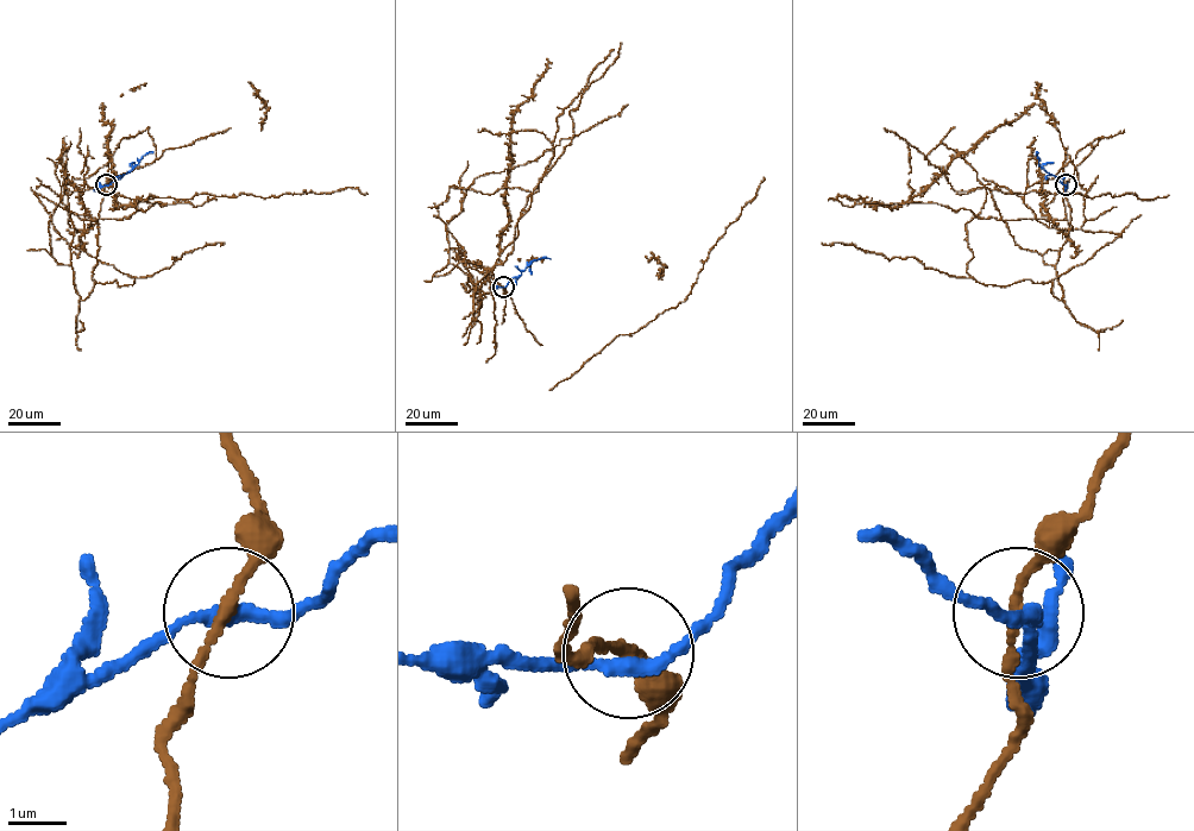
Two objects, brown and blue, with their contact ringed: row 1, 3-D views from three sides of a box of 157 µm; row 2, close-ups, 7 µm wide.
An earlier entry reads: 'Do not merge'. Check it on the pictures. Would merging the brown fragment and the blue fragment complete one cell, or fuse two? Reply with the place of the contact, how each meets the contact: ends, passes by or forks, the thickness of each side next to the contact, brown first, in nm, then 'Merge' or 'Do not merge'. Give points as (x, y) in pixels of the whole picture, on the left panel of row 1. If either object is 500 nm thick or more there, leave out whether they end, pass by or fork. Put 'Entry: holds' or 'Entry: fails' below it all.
Place: (106, 184). At the ring brown passes by. At the ring blue passes by. Thickness 170 nm (brown) against 240 nm. Do not merge
Entry: holds

